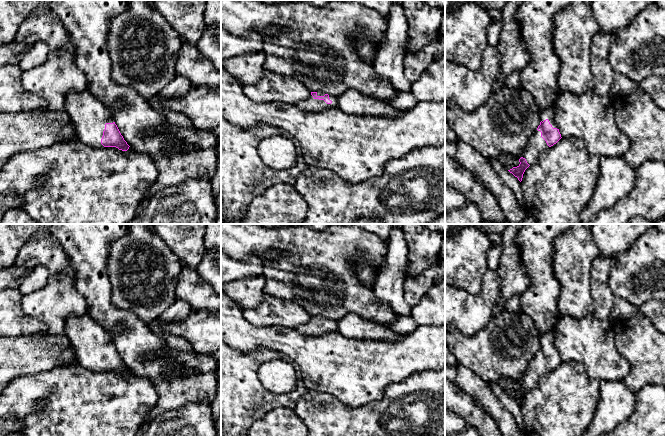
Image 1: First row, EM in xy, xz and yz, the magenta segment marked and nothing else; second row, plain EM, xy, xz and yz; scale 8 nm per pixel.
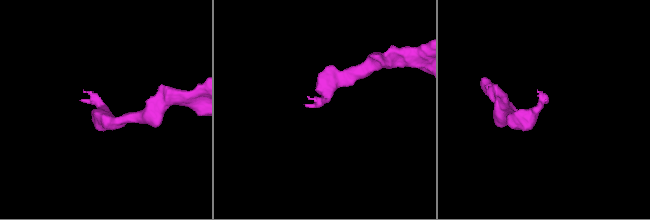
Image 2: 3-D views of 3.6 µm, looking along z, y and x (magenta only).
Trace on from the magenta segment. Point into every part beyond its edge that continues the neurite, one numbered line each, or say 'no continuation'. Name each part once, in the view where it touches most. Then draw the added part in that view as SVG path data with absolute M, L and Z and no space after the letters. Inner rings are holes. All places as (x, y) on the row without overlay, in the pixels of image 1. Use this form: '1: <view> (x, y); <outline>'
1: xy (88, 337); M88 313L70 316L65 325L65 335L75 348L77 363L82 367L101 372L106 347L113 347L111 335Z

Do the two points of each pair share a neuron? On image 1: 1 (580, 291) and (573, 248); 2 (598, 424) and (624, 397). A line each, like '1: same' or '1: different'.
1: same
2: same

